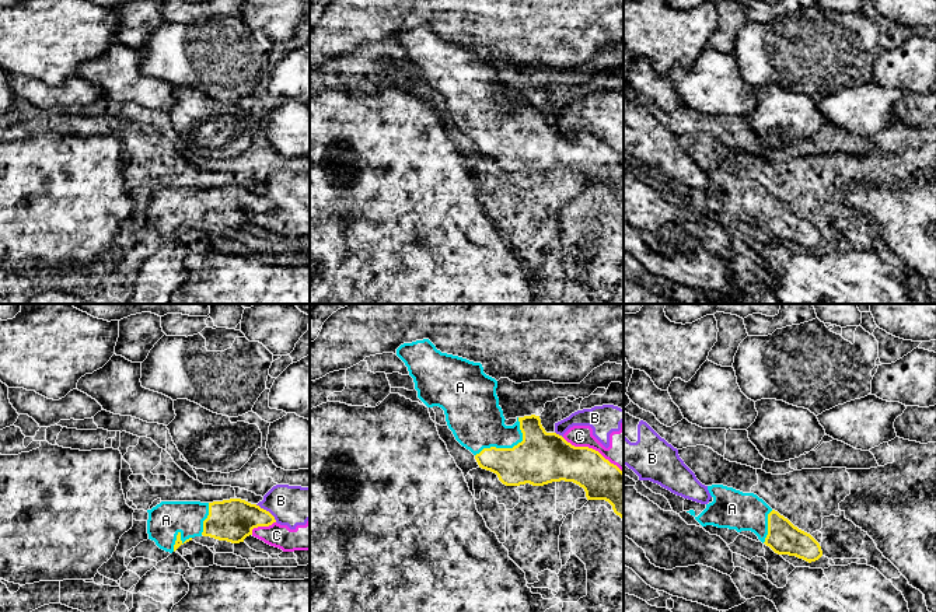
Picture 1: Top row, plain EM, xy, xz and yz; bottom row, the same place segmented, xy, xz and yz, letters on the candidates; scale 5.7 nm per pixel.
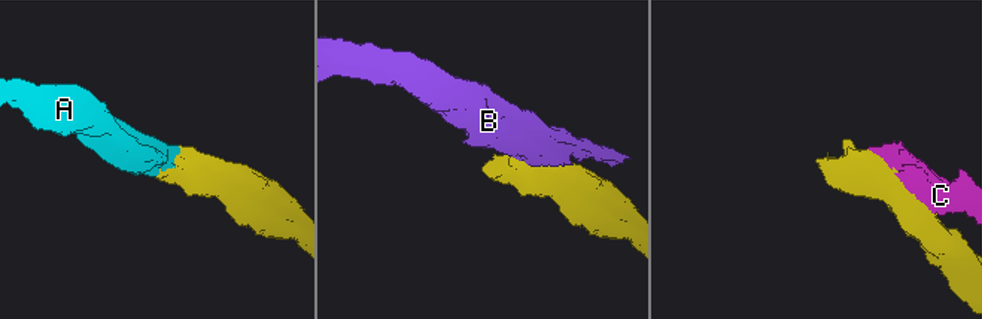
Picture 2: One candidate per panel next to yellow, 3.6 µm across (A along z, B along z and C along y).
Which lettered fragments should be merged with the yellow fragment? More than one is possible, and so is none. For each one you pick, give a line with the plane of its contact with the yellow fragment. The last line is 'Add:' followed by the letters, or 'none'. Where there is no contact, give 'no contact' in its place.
A: contact in xz
Add: A

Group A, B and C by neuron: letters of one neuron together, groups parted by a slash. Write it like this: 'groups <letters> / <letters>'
groups A / B C

